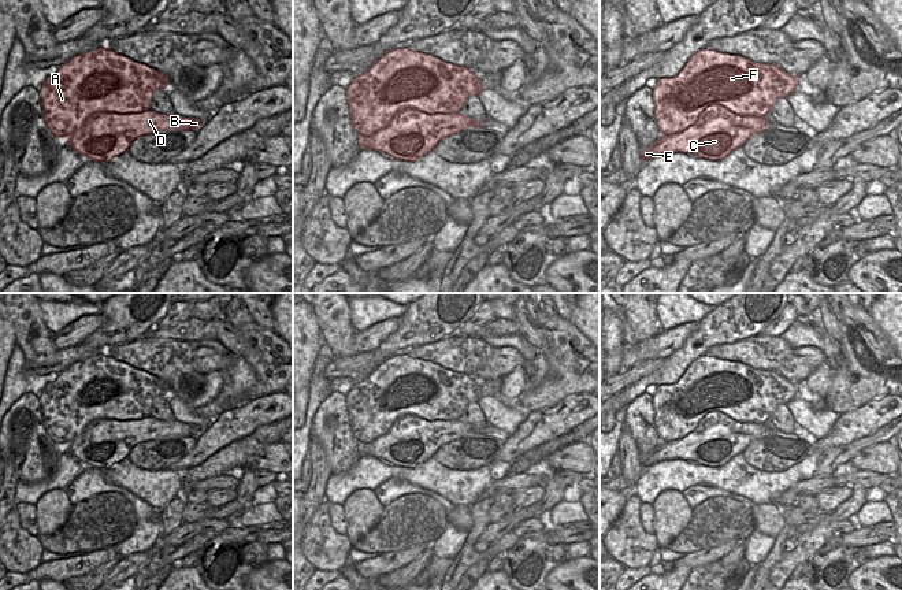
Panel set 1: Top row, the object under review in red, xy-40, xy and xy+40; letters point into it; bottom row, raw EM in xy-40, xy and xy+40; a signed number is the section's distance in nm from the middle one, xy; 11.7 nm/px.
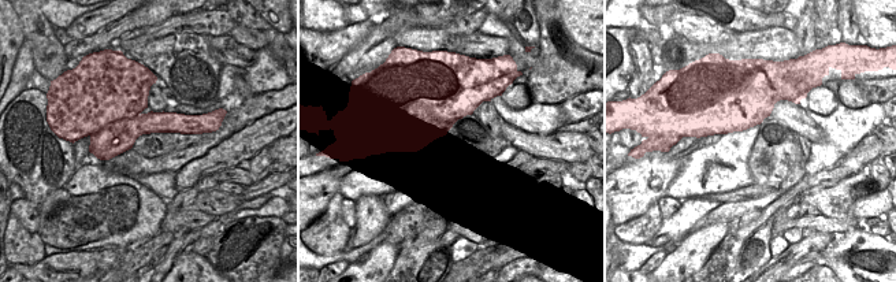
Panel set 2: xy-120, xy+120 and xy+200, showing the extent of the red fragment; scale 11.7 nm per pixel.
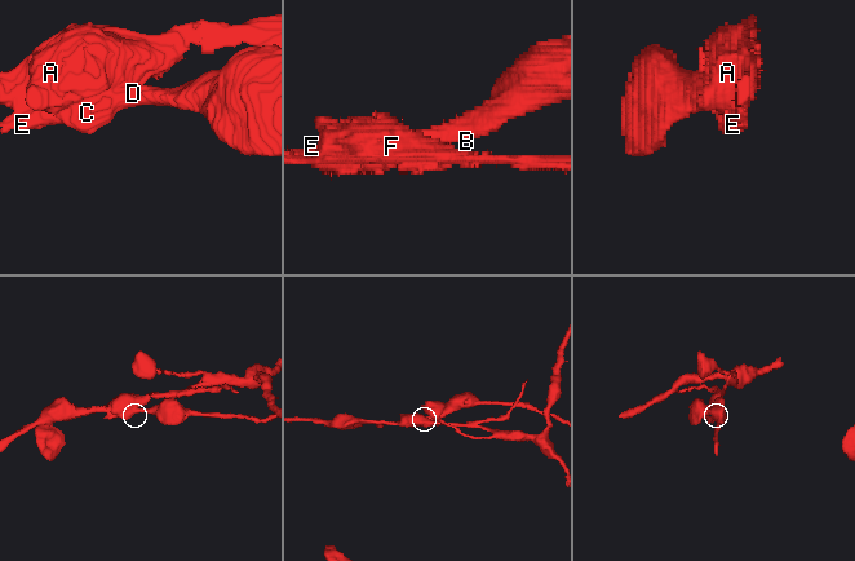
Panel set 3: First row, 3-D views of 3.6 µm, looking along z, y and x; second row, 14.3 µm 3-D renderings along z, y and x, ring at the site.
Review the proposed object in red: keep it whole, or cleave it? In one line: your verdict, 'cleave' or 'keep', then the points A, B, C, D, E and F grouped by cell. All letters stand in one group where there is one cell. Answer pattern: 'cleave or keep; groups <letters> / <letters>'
cleave; groups A F / B C D E

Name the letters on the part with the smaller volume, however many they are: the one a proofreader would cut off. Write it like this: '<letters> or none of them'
B, C, D, E

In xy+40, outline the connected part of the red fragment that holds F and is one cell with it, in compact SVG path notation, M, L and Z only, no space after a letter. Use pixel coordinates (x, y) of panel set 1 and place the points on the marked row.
M702 48L678 75L657 78L654 118L662 136L673 136L695 125L709 107L766 116L776 100L790 96L797 85L798 78L776 64Z

